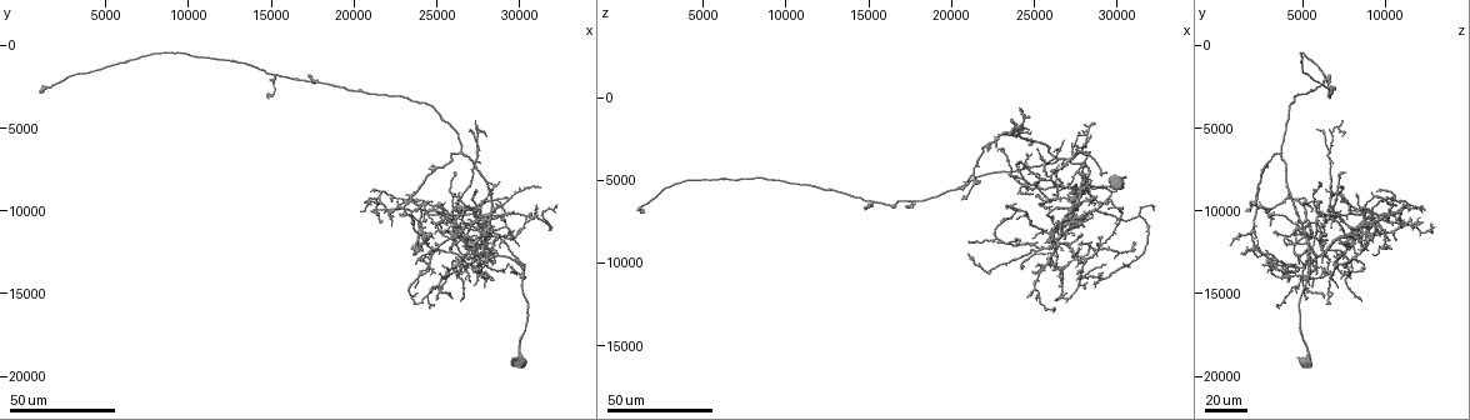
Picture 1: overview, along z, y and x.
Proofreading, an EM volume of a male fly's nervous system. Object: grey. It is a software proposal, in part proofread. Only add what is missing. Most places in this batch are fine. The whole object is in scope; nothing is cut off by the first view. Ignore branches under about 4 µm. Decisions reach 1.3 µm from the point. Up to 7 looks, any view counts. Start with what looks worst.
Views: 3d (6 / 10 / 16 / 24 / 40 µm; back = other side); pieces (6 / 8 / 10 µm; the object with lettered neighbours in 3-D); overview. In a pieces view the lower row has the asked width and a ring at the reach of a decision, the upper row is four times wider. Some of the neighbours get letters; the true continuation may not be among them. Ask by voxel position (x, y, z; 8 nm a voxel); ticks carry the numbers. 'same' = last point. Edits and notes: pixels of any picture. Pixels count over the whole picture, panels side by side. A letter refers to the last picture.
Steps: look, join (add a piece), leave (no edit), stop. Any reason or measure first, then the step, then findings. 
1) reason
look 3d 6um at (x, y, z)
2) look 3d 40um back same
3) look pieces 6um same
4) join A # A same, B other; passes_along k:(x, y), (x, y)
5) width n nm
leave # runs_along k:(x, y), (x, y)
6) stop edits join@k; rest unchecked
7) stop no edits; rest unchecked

branch stops here
look 3d 40um at (14600, 3200, 6600)

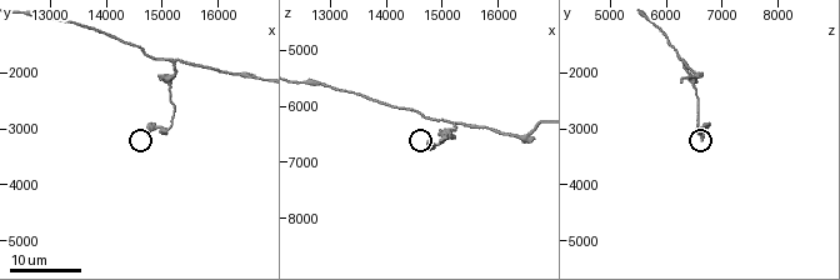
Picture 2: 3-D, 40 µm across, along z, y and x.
look pieces 10um at (14850, 3250, 6600)

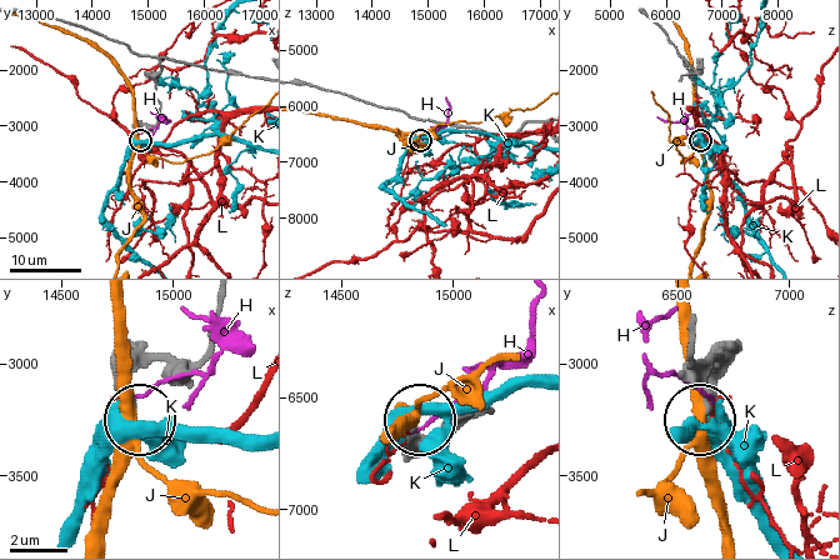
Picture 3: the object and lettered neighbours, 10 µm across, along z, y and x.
width 280 nm
leave # H other, J other, K other, L other; runs_along 3:(693, 351), (714, 360), (706, 413); no lettered piece goes on from it

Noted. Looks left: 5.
thin end
look 3d 40um at (28400, 12200, 2400)

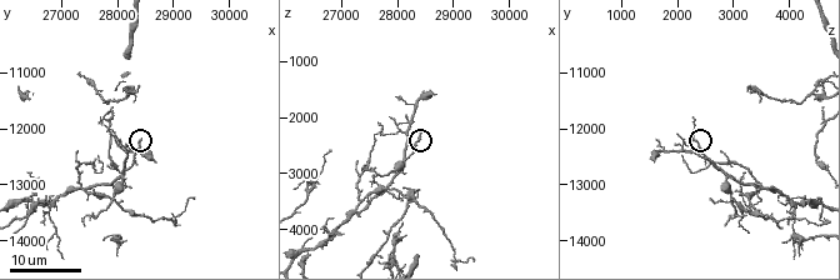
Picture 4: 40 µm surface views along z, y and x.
what lies round it
look pieces 8um at (28400, 12200, 2300)

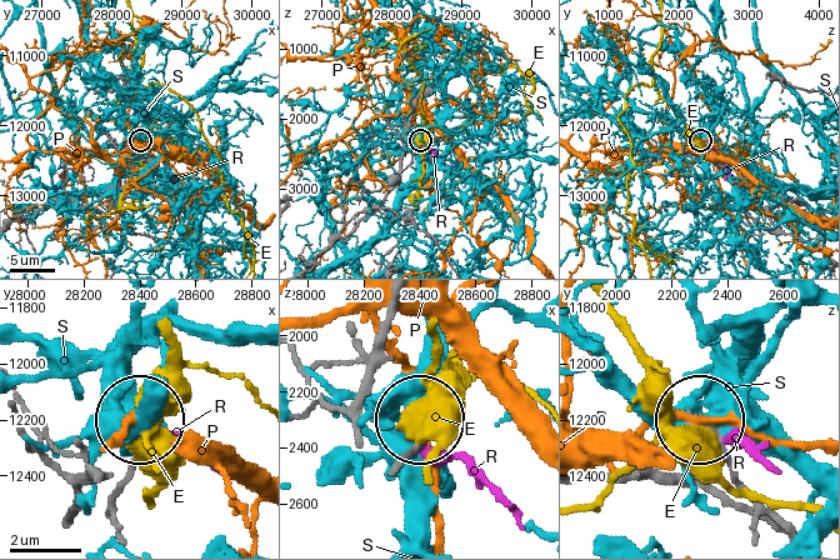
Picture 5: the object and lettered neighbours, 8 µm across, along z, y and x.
leave # E other, P other, R other, S other; no lettered piece goes on from it

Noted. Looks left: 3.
tapers out
look 3d 40um at (24600, 11600, 2000)

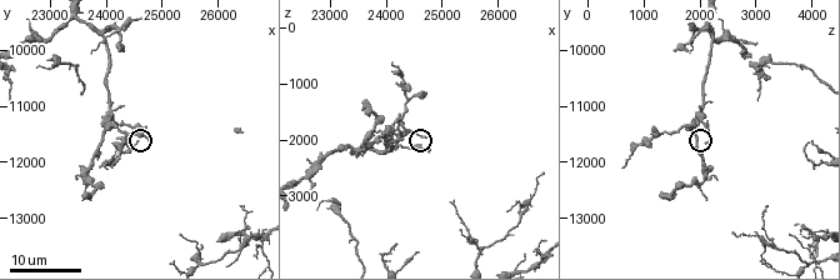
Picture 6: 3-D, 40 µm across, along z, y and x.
look pieces 8um at (24750, 11650, 2150)

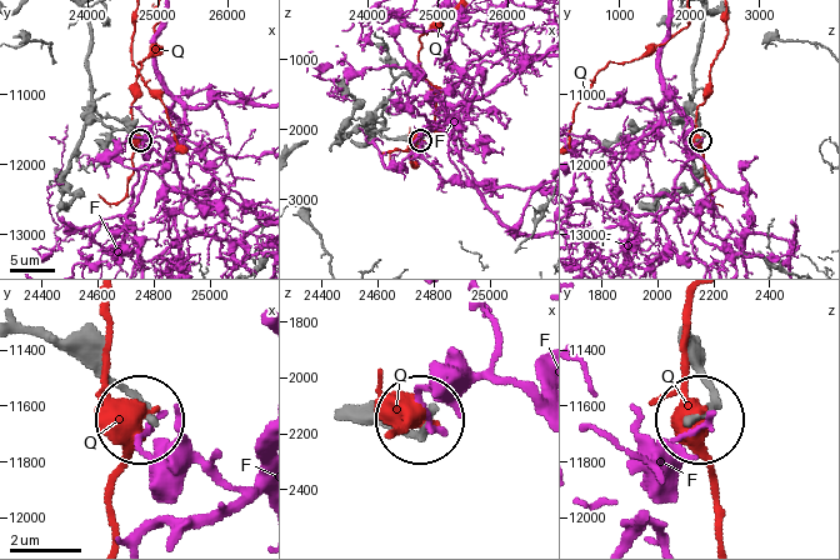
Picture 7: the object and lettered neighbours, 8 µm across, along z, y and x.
leave # F other, Q other; runs_along 7:(701, 28), (693, 70), (693, 111), (700, 139); no lettered piece goes on from it

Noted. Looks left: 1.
stop no edits; rest unchecked

